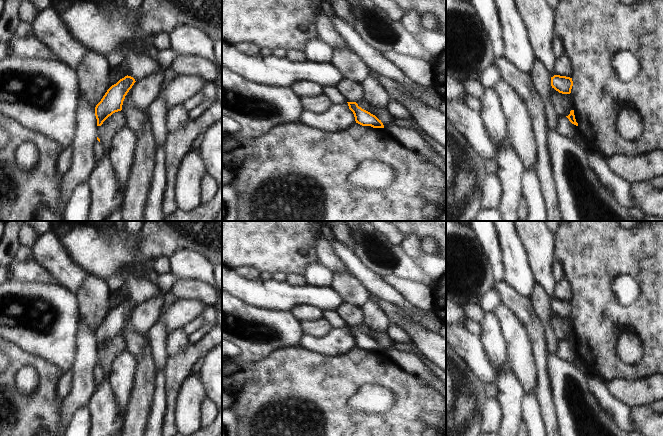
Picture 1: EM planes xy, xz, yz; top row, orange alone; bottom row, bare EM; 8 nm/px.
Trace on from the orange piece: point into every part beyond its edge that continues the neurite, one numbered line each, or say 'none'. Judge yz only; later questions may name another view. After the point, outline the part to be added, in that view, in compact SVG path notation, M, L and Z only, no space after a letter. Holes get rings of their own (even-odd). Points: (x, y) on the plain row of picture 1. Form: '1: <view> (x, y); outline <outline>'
none

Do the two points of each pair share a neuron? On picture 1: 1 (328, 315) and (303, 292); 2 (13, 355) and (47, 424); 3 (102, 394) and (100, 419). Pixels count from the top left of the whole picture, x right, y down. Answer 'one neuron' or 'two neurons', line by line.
1: two neurons
2: one neuron
3: one neuron

